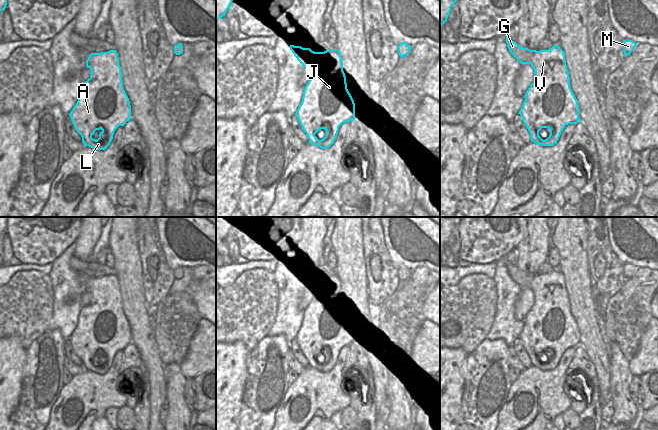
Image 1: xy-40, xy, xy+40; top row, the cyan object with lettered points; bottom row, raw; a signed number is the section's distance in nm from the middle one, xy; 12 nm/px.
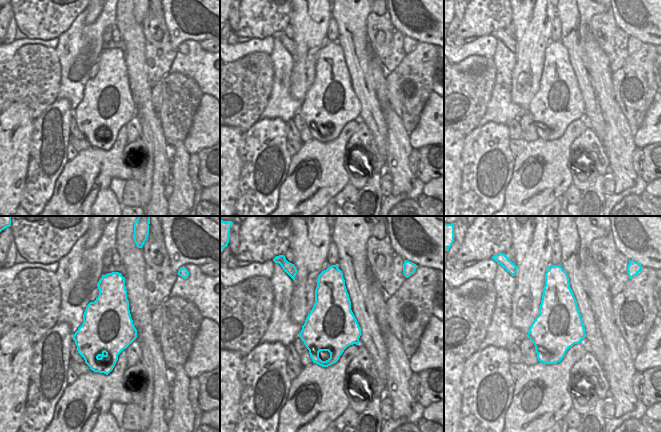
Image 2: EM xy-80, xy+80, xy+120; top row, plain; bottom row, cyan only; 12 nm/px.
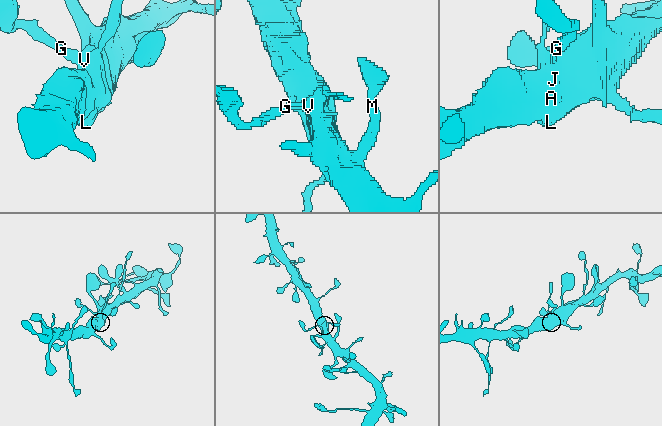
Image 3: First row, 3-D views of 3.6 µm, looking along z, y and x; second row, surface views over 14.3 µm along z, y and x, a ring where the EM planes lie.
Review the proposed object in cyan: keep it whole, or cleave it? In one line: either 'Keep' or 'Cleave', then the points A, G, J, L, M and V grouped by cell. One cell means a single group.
Keep. Groups: A G J L M V

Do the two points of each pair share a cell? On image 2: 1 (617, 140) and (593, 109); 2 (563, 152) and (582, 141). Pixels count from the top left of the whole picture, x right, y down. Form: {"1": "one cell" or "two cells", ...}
{"1": "two cells", "2": "two cells"}

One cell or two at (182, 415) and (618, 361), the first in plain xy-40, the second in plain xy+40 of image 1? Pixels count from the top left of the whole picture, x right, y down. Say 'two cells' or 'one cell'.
one cell

